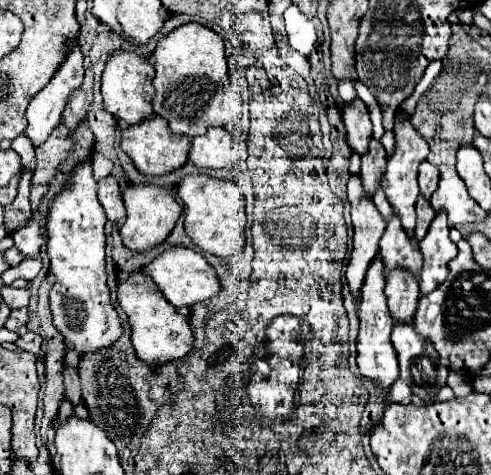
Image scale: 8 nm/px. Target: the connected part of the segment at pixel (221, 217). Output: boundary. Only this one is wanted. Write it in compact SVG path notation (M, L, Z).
M201 173L185 175L177 185L177 197L185 207L185 231L203 251L231 257L245 247L245 195L237 183Z

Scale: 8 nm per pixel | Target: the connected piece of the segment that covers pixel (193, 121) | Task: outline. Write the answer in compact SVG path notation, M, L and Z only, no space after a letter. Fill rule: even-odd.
M185 23L157 41L153 53L155 65L155 97L153 109L169 121L173 133L195 137L205 133L207 127L225 127L231 121L231 111L225 109L223 93L227 83L225 41L213 29L201 23Z

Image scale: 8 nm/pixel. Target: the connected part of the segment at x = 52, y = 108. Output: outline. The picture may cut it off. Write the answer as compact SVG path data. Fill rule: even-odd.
M67 39L65 45L67 45L67 53L65 53L63 63L59 65L59 69L55 71L51 81L31 99L31 103L27 107L27 123L29 125L27 125L25 133L33 141L35 147L39 147L43 141L47 141L51 131L61 123L61 117L63 117L65 105L69 103L71 91L75 91L83 83L83 53L79 47L79 39Z

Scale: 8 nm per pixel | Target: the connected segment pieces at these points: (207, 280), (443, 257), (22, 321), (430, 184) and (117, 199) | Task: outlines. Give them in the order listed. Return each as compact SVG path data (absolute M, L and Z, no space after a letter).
M175 245L175 247L165 249L161 255L157 255L147 265L145 271L155 281L155 285L165 295L165 299L177 309L191 307L193 303L205 301L205 299L217 295L219 289L221 289L219 281L217 281L217 275L213 271L213 267L207 263L207 259L201 253L197 253L189 247L183 247L183 245Z
M437 211L425 239L419 243L423 253L423 267L419 273L421 293L429 293L437 285L441 285L447 277L447 261L457 255L457 245L449 239L447 213Z
M17 309L17 311L11 311L5 327L15 331L15 333L23 333L25 331L25 325L27 325L27 309Z
M423 161L421 167L419 167L419 187L421 187L421 195L431 199L433 191L437 189L437 183L439 183L439 169L433 163Z
M113 175L103 177L99 181L97 195L99 195L99 203L103 205L109 221L123 221L125 219L125 205L121 199L121 189L119 189L119 183Z

